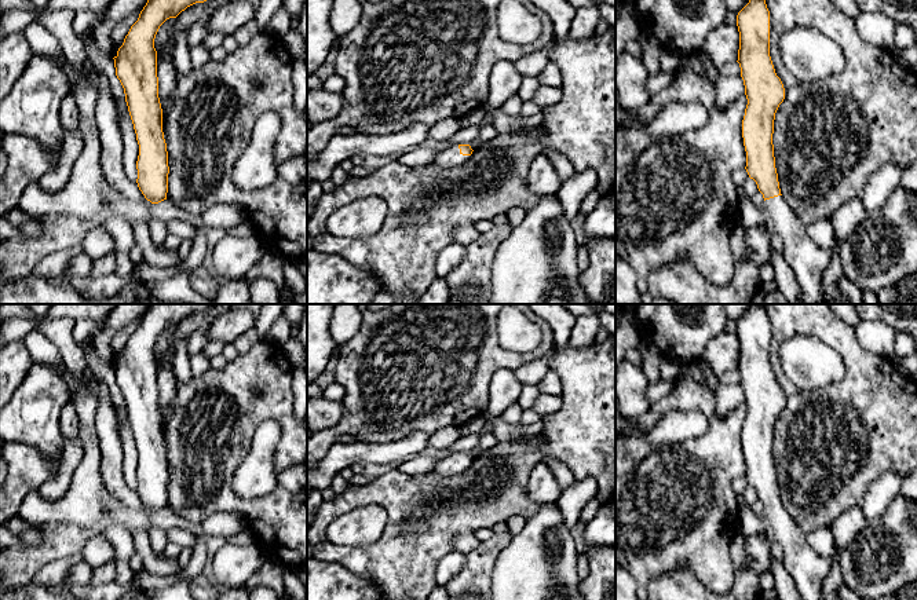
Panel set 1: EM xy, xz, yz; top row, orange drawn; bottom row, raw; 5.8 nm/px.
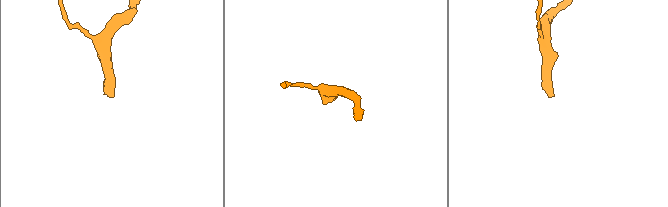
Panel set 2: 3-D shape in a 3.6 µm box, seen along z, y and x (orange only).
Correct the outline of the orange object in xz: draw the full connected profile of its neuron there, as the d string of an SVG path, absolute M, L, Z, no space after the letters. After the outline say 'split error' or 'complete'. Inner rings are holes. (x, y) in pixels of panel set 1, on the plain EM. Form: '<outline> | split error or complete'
M452 453L436 462L434 471L445 476L458 475L471 467L472 460L470 453Z | split error

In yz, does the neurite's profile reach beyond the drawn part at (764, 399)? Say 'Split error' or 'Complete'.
Split error

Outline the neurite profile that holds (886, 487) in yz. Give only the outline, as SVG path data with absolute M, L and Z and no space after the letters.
M895 469L880 473L867 487L862 511L867 520L878 519L899 495L902 476Z

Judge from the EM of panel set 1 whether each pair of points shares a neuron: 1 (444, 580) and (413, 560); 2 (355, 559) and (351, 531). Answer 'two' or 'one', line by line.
1: two
2: two

